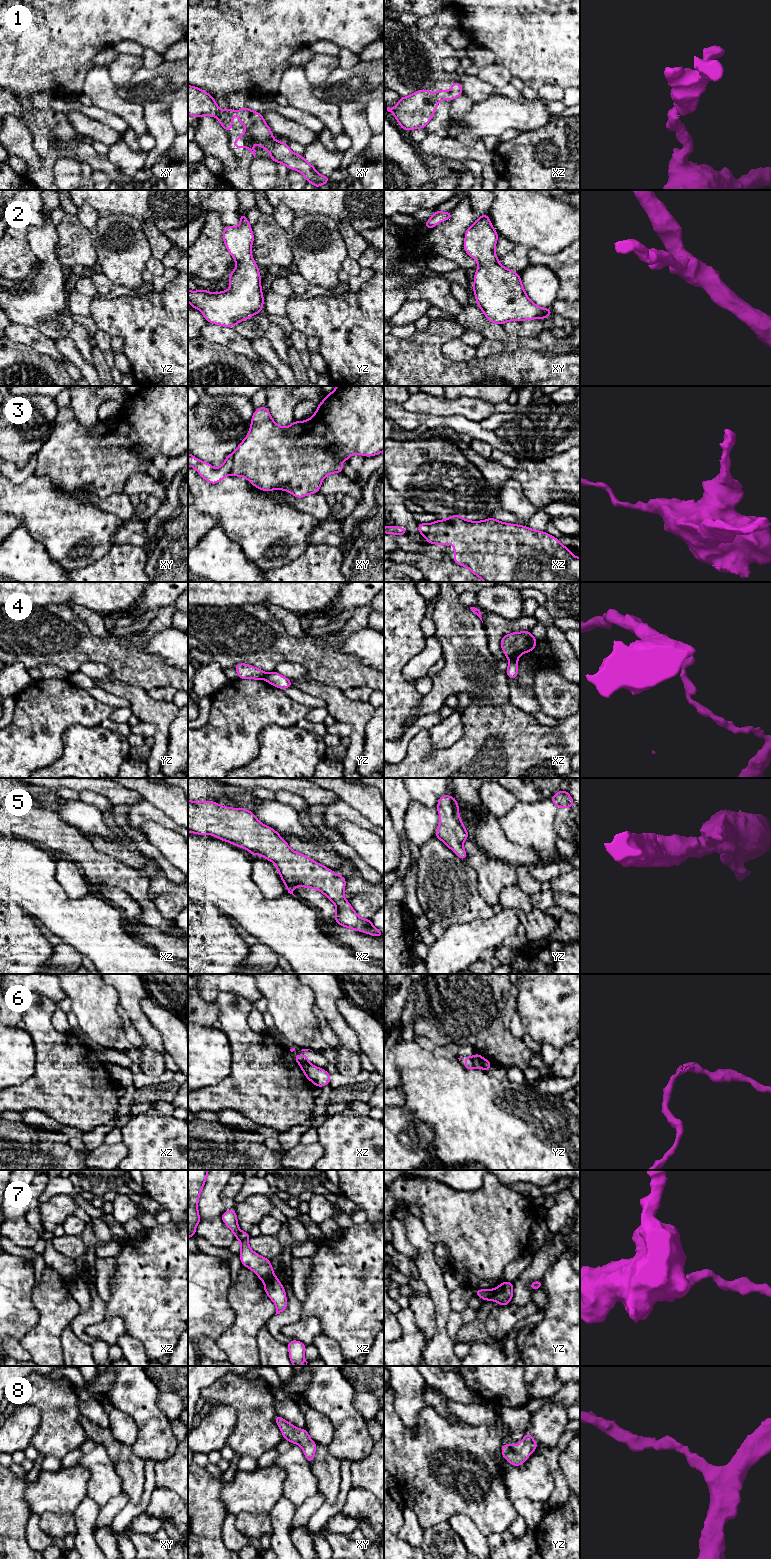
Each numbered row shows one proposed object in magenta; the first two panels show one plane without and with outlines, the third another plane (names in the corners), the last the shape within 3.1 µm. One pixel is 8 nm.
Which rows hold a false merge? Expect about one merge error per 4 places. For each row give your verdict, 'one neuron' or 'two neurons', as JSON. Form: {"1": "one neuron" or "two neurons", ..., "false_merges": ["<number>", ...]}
{"1": "one neuron", "2": "one neuron", "3": "two neurons", "4": "two neurons", "5": "one neuron", "6": "two neurons", "7": "two neurons", "8": "one neuron", "false_merges": ["3", "4", "6", "7"]}

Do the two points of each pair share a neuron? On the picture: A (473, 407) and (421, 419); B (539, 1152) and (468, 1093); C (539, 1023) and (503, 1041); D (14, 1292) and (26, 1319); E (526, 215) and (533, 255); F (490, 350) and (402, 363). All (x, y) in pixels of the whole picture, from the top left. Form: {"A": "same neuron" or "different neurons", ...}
{"A": "different neurons", "B": "same neuron", "C": "different neurons", "D": "same neuron", "E": "different neurons", "F": "different neurons"}

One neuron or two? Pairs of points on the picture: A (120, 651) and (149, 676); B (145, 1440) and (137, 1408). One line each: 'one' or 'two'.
A: one
B: one

